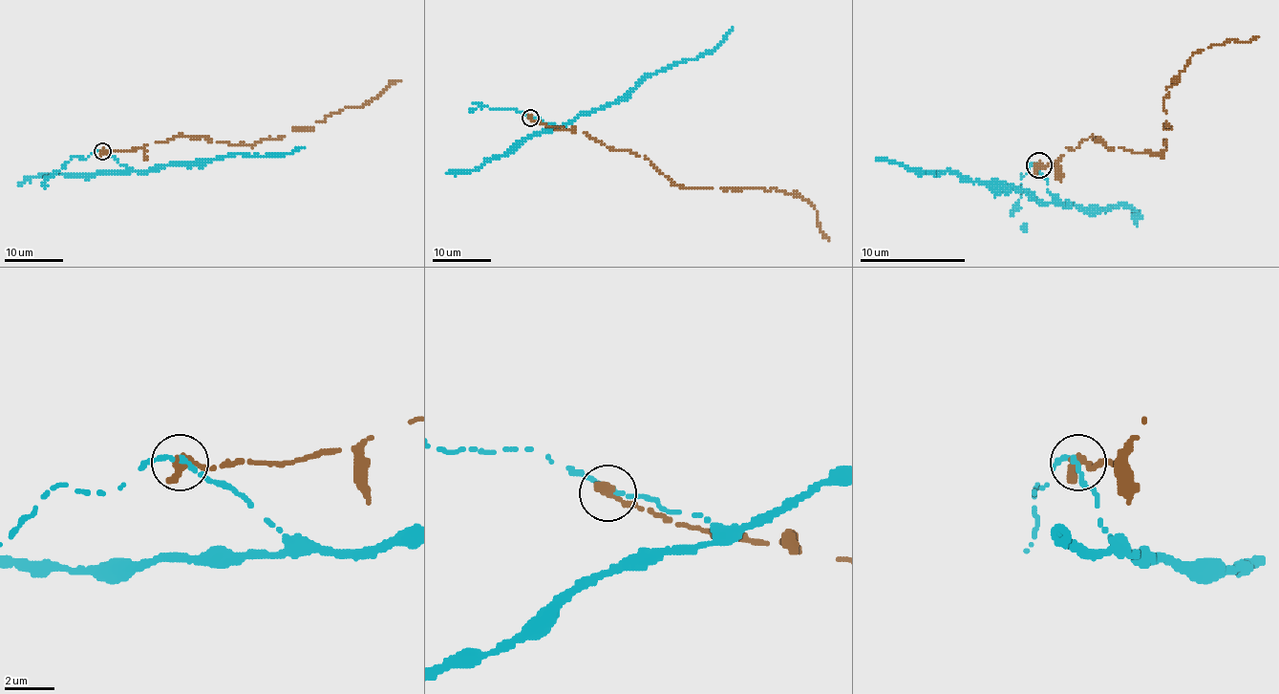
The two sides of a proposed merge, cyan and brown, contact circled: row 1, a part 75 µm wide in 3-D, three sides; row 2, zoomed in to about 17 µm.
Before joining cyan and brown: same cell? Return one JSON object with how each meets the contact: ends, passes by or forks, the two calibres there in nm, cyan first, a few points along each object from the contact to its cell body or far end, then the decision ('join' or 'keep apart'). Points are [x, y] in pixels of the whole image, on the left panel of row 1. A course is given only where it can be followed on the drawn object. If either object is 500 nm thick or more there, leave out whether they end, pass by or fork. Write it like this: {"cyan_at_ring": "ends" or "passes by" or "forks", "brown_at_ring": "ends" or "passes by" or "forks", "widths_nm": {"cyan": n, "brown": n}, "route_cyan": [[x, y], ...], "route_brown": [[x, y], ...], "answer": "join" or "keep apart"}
{"cyan_at_ring": "passes by", "brown_at_ring": "ends", "widths_nm": {"cyan": 200, "brown": 480}, "route_cyan": [[102, 151], [129, 169], [147, 172], [152, 167], [226, 156], [280, 156], [304, 147]], "route_brown": [[102, 151], [143, 148], [179, 135], [245, 144], [285, 137], [370, 103], [401, 79]], "answer": "keep apart"}

